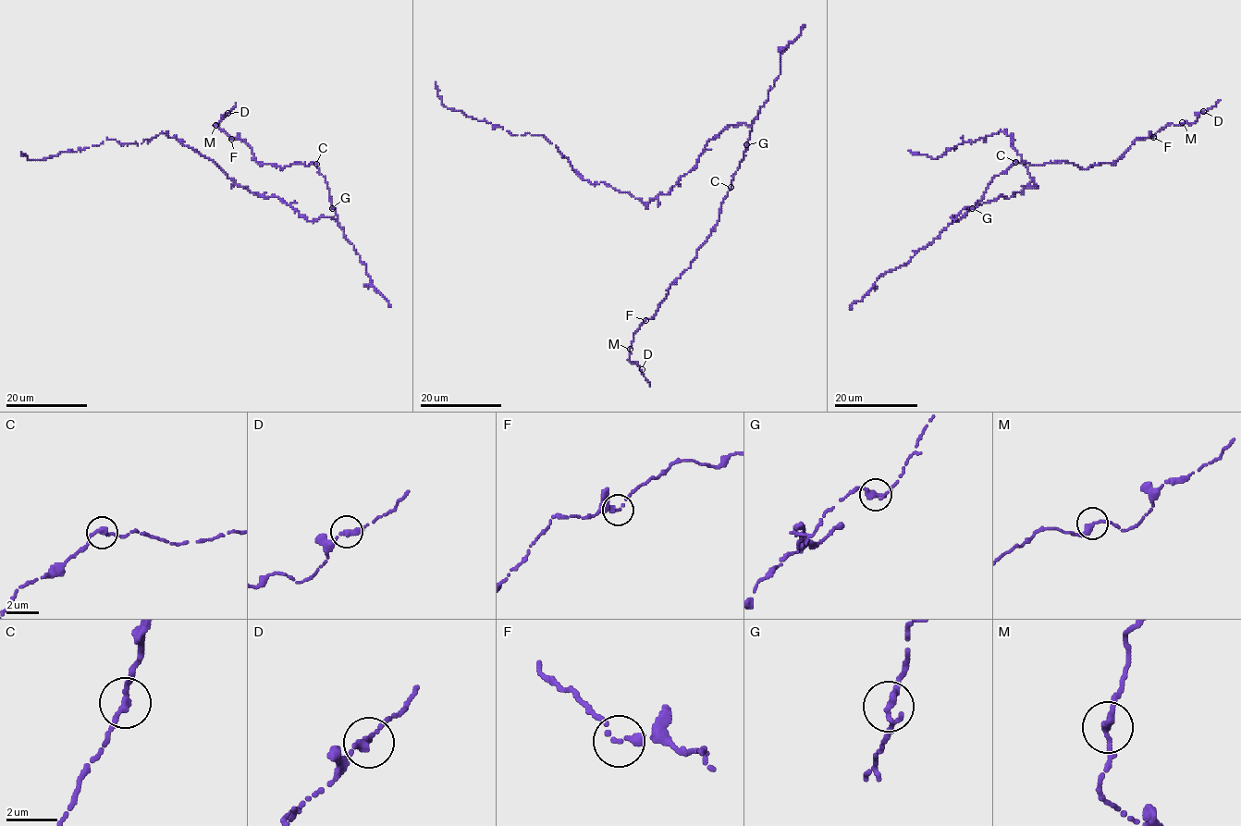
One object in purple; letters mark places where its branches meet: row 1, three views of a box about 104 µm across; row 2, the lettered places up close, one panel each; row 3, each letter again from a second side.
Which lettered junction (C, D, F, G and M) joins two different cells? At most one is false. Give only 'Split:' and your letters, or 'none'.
Split: none

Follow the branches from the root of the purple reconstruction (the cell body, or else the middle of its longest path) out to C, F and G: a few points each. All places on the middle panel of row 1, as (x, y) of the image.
C: (712, 139), (731, 124), (735, 127), (745, 123), (752, 129), (731, 187)
F: (712, 139), (731, 124), (745, 123), (752, 129), (718, 223), (657, 312), (645, 320)
G: (712, 139), (731, 124), (735, 127), (745, 123), (752, 129), (746, 144)

